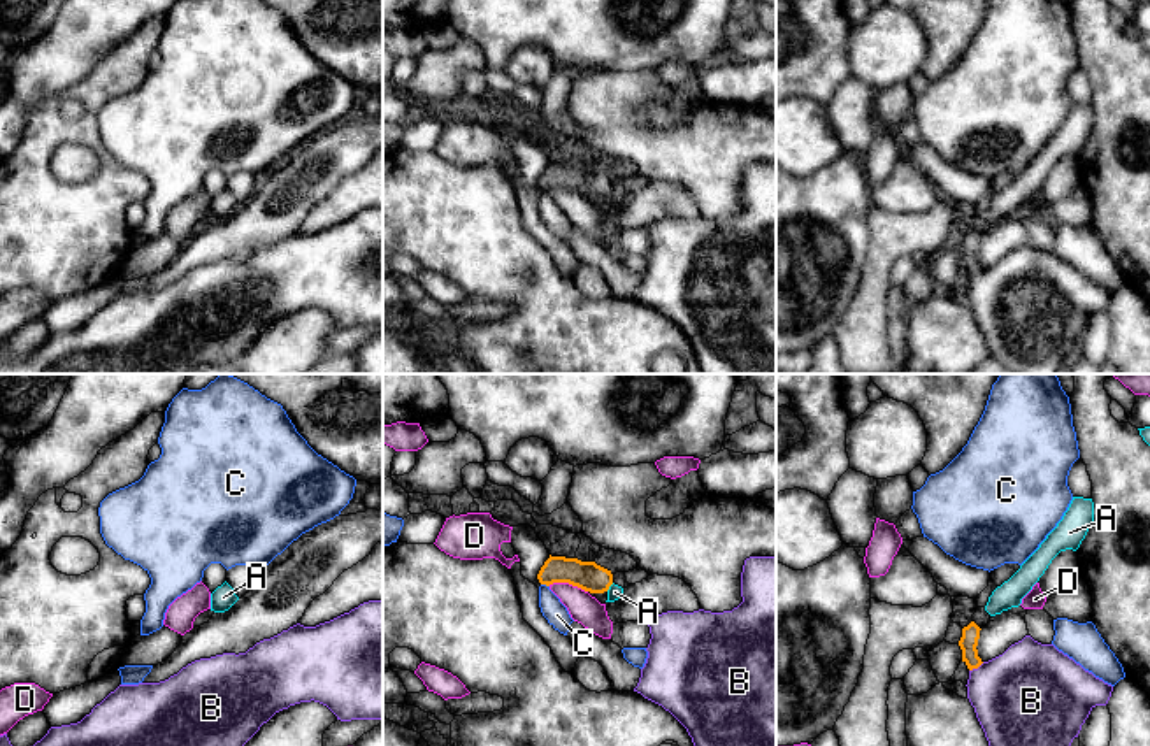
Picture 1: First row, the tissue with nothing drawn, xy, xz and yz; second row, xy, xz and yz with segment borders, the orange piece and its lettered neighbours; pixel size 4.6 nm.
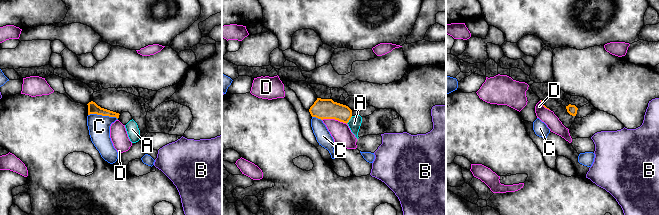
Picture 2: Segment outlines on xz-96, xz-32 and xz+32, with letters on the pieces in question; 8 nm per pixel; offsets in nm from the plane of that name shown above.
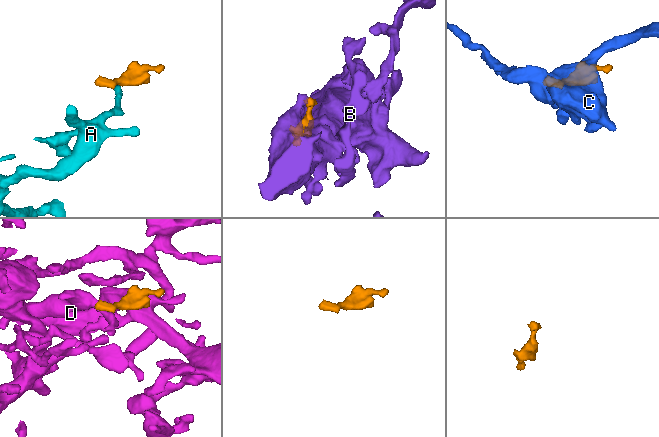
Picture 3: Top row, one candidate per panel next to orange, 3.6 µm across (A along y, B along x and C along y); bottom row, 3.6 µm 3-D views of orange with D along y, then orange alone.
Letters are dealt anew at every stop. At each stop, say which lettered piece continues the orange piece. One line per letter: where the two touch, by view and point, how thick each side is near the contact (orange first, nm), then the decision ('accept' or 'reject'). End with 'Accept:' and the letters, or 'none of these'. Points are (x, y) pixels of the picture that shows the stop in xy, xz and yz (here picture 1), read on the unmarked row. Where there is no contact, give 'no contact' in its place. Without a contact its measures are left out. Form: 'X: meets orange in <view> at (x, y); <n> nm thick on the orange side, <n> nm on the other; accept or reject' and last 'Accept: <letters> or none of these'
A: meets orange in xz at (610, 192); 140 nm thick on the orange side, 70 nm on the other; reject
B: meets orange in yz at (977, 274); 90 nm thick on the orange side, 440 nm on the other; reject
C: meets orange in xz at (545, 190); 140 nm thick on the orange side, 110 nm on the other; reject
D: meets orange in xz at (567, 188); 140 nm thick on the orange side, 140 nm on the other; reject
Accept: none of these

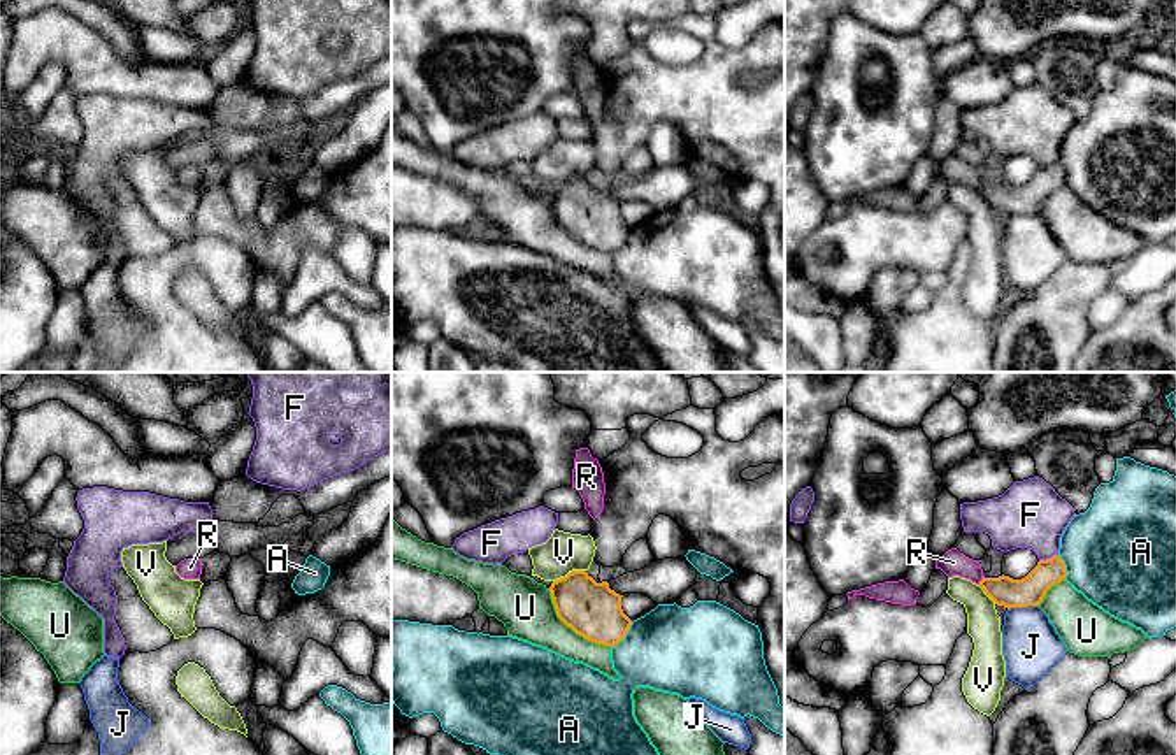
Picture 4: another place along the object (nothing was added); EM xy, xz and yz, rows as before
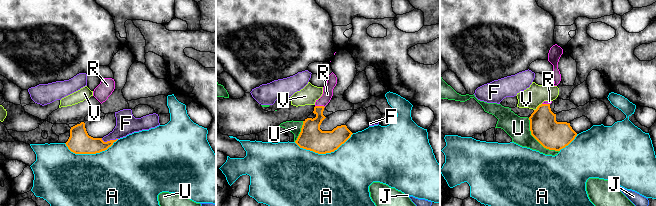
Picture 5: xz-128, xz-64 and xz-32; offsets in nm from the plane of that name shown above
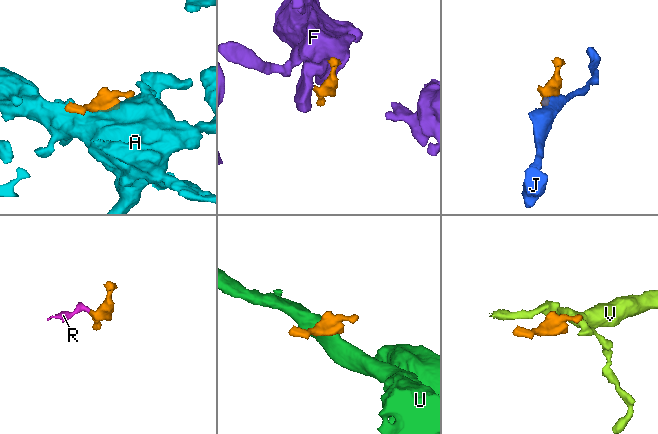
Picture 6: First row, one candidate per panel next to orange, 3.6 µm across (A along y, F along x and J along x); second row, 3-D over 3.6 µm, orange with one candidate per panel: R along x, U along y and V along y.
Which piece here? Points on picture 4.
A: meets orange in xz at (625, 241); 260 nm thick on the orange side, 400 nm on the other; reject
F: meets orange in yz at (1048, 165); 140 nm thick on the orange side, 300 nm on the other; reject
J: meets orange in yz at (1022, 213); 140 nm thick on the orange side, 260 nm on the other; reject
R: meets orange in yz at (982, 186); 140 nm thick on the orange side, 120 nm on the other; accept
U: meets orange in xz at (571, 234); 260 nm thick on the orange side, 260 nm on the other; reject
V: meets orange in xz at (569, 179); 260 nm thick on the orange side, 190 nm on the other; reject
Accept: R

